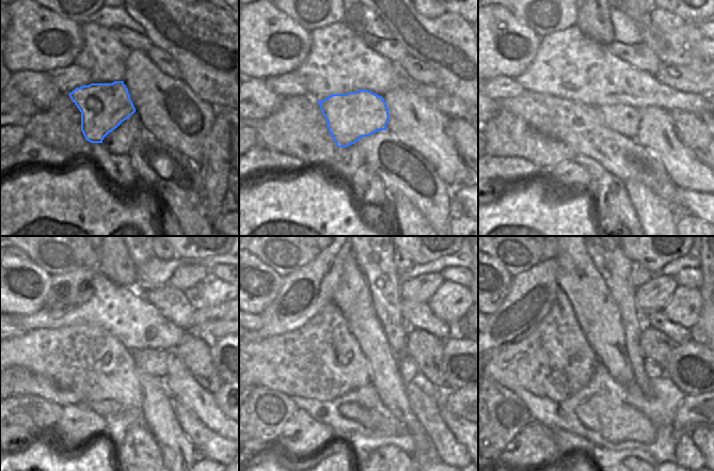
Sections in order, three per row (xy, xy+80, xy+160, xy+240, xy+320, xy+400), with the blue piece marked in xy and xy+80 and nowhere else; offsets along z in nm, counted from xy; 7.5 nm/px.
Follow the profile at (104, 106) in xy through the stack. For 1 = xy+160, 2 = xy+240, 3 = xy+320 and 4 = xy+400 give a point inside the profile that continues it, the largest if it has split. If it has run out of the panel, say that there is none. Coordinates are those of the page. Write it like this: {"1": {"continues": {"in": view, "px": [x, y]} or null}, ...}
{"1": {"continues": {"in": "xy+160", "px": [624, 120]}}, "2": {"continues": {"in": "xy+240", "px": [153, 362]}}, "3": {"continues": {"in": "xy+320", "px": [410, 372]}}, "4": {"continues": {"in": "xy+400", "px": [652, 370]}}}

